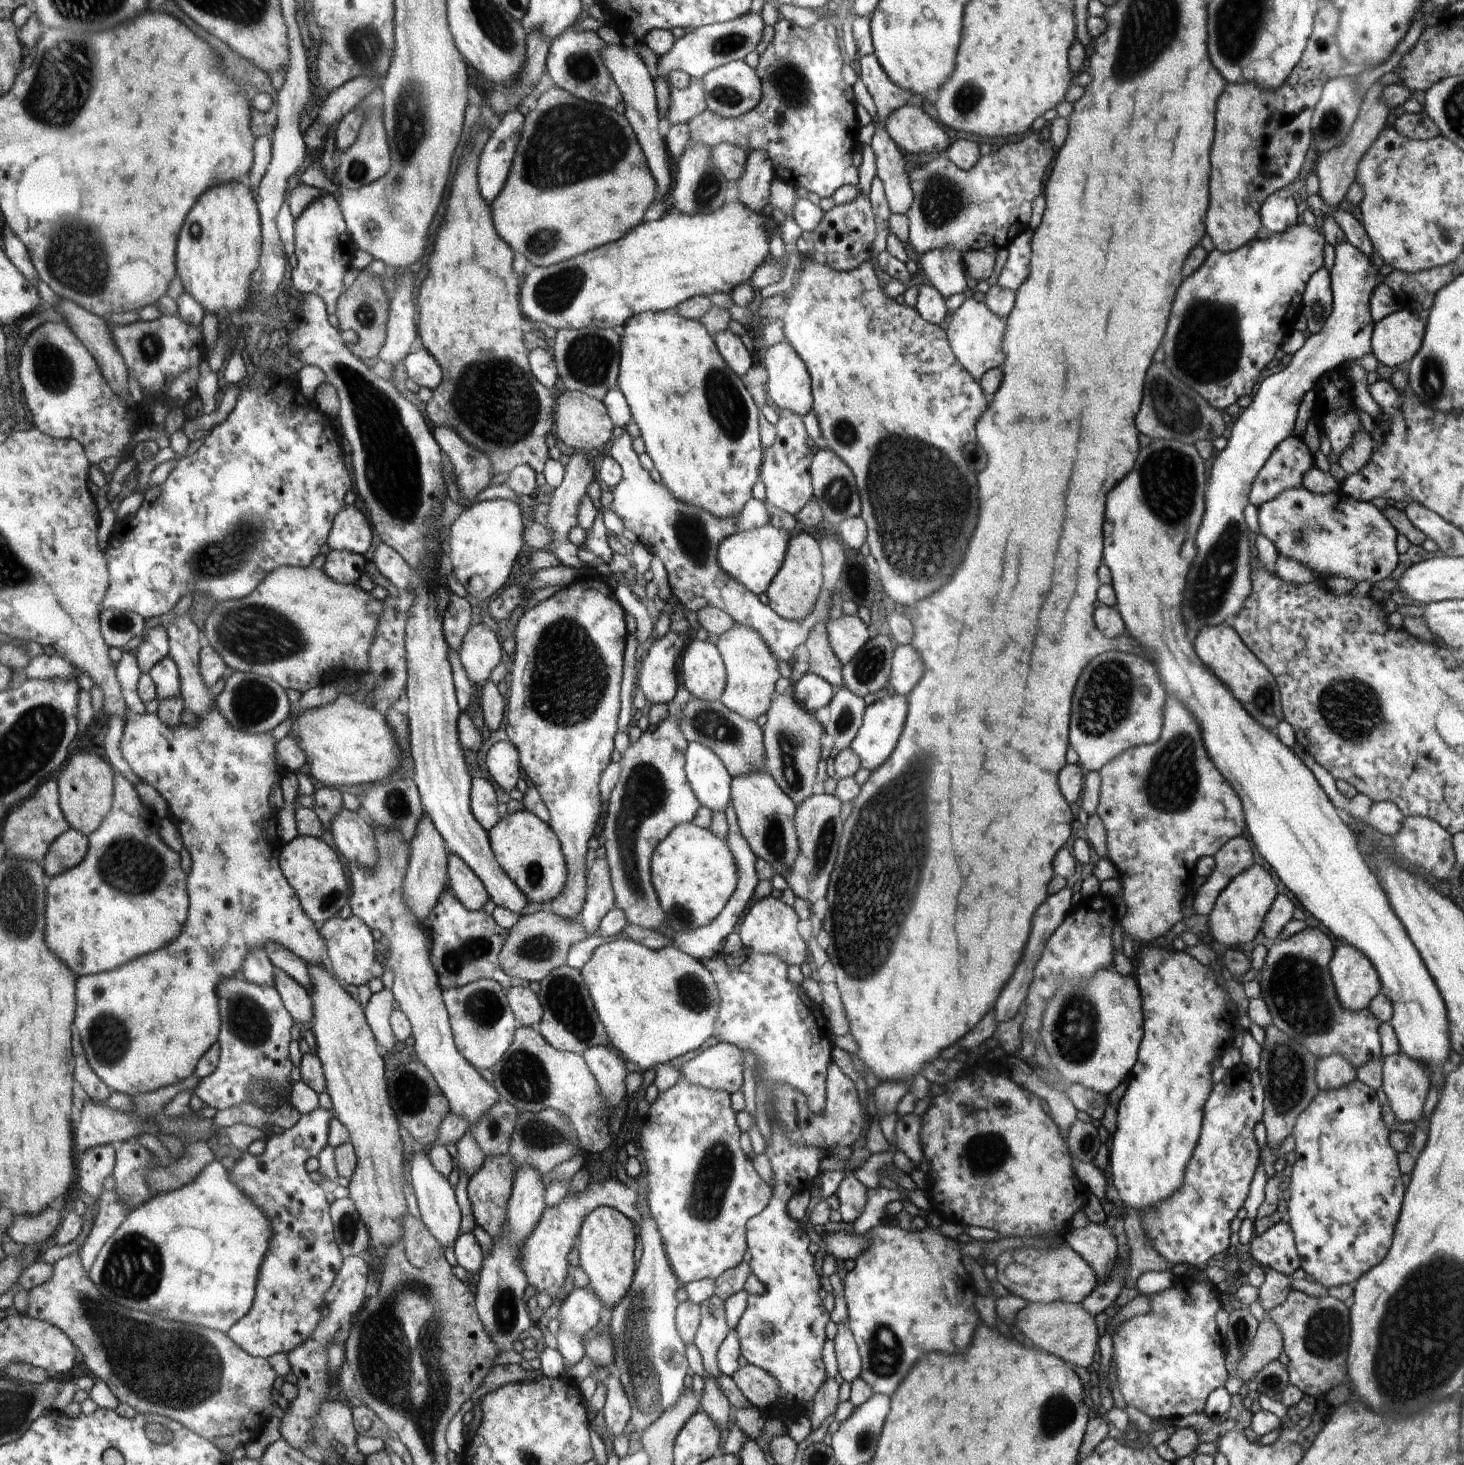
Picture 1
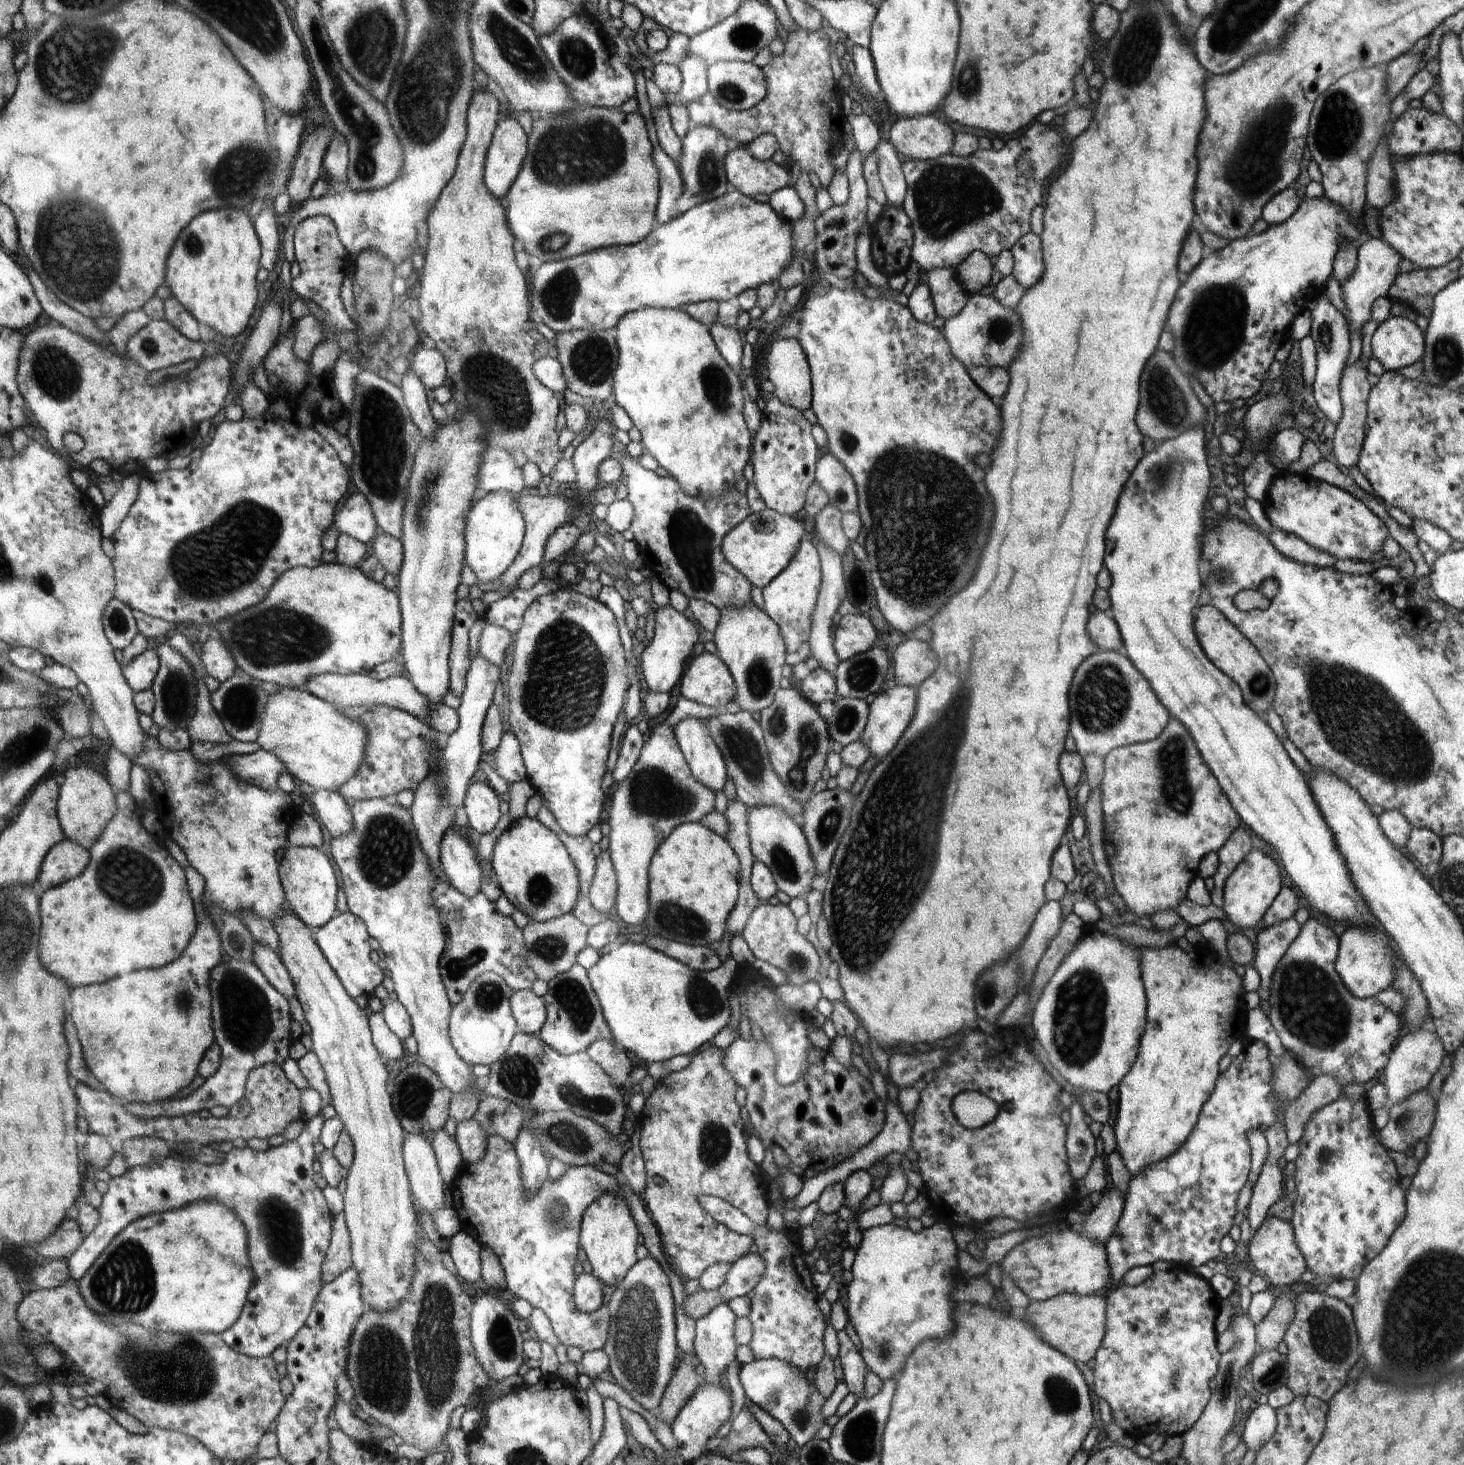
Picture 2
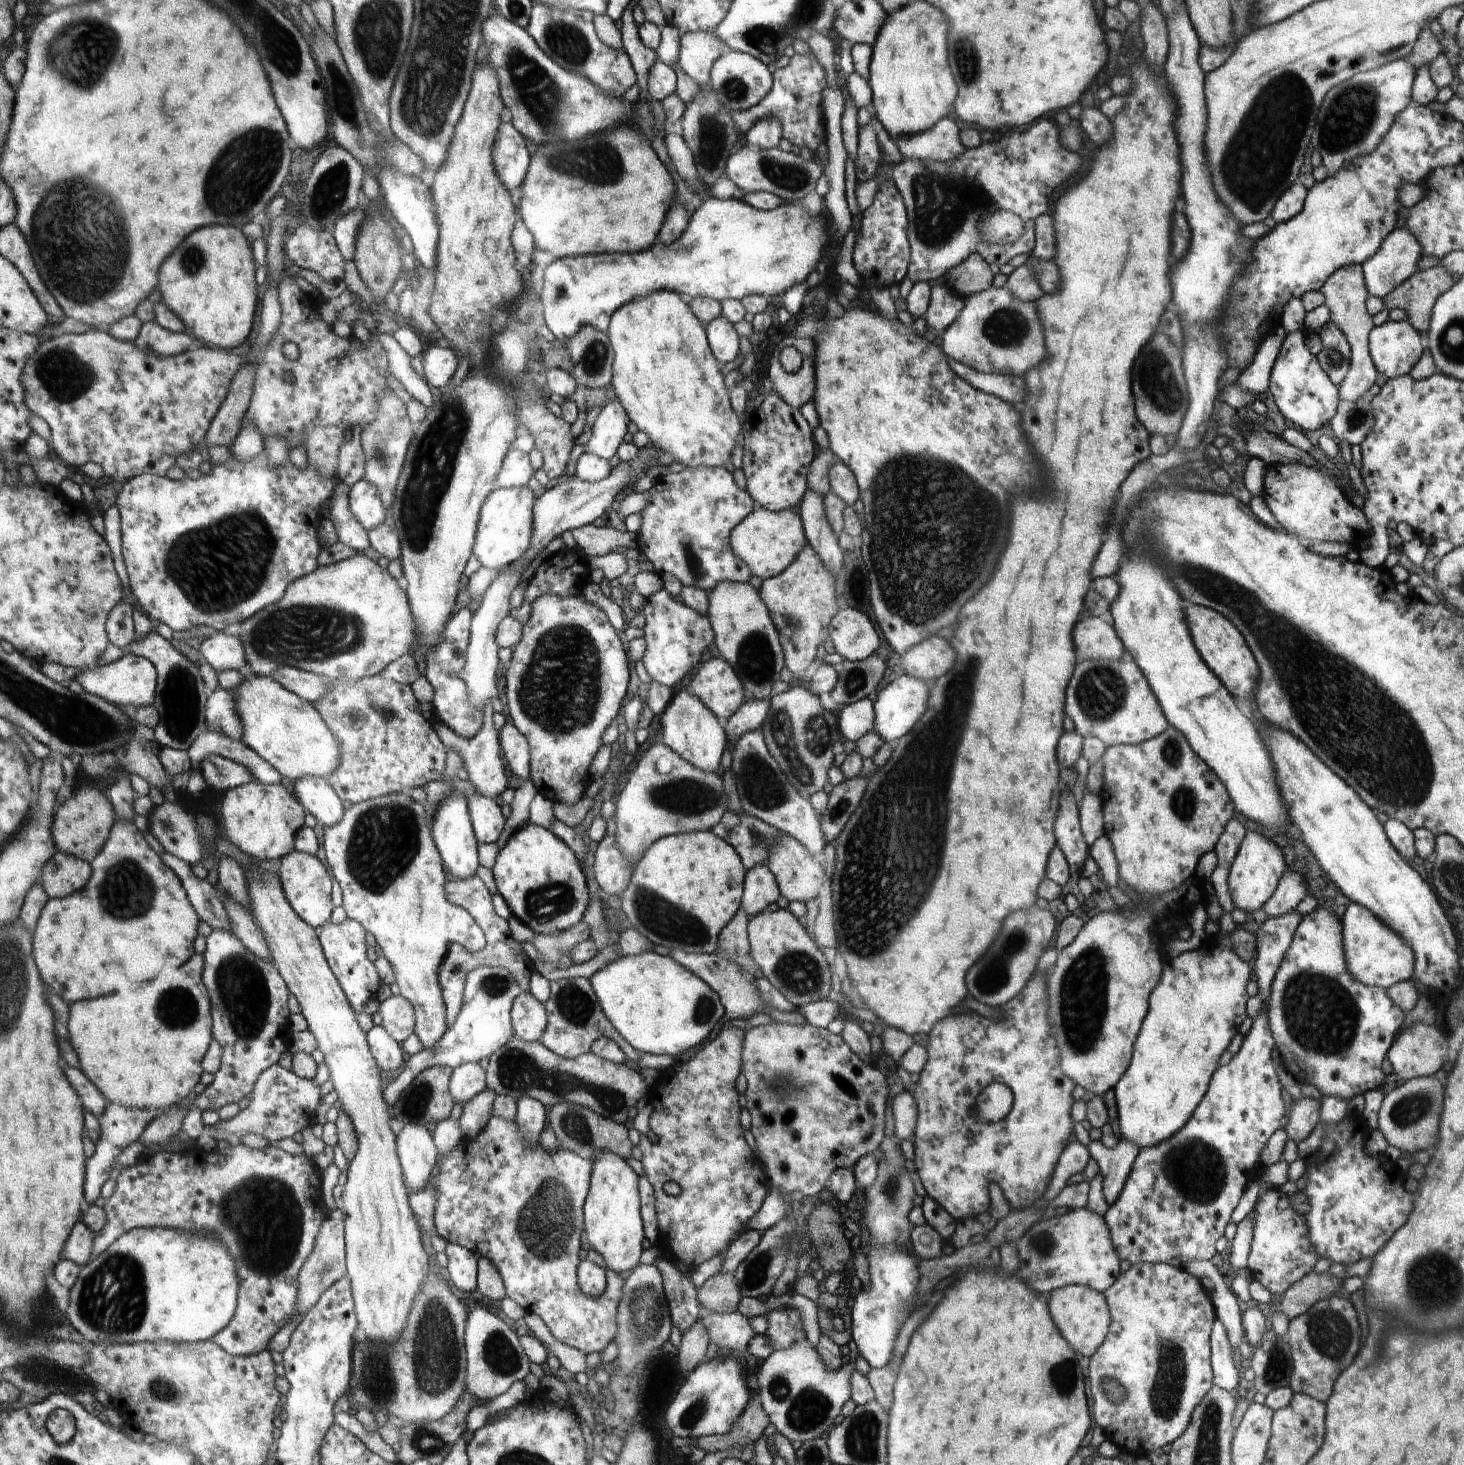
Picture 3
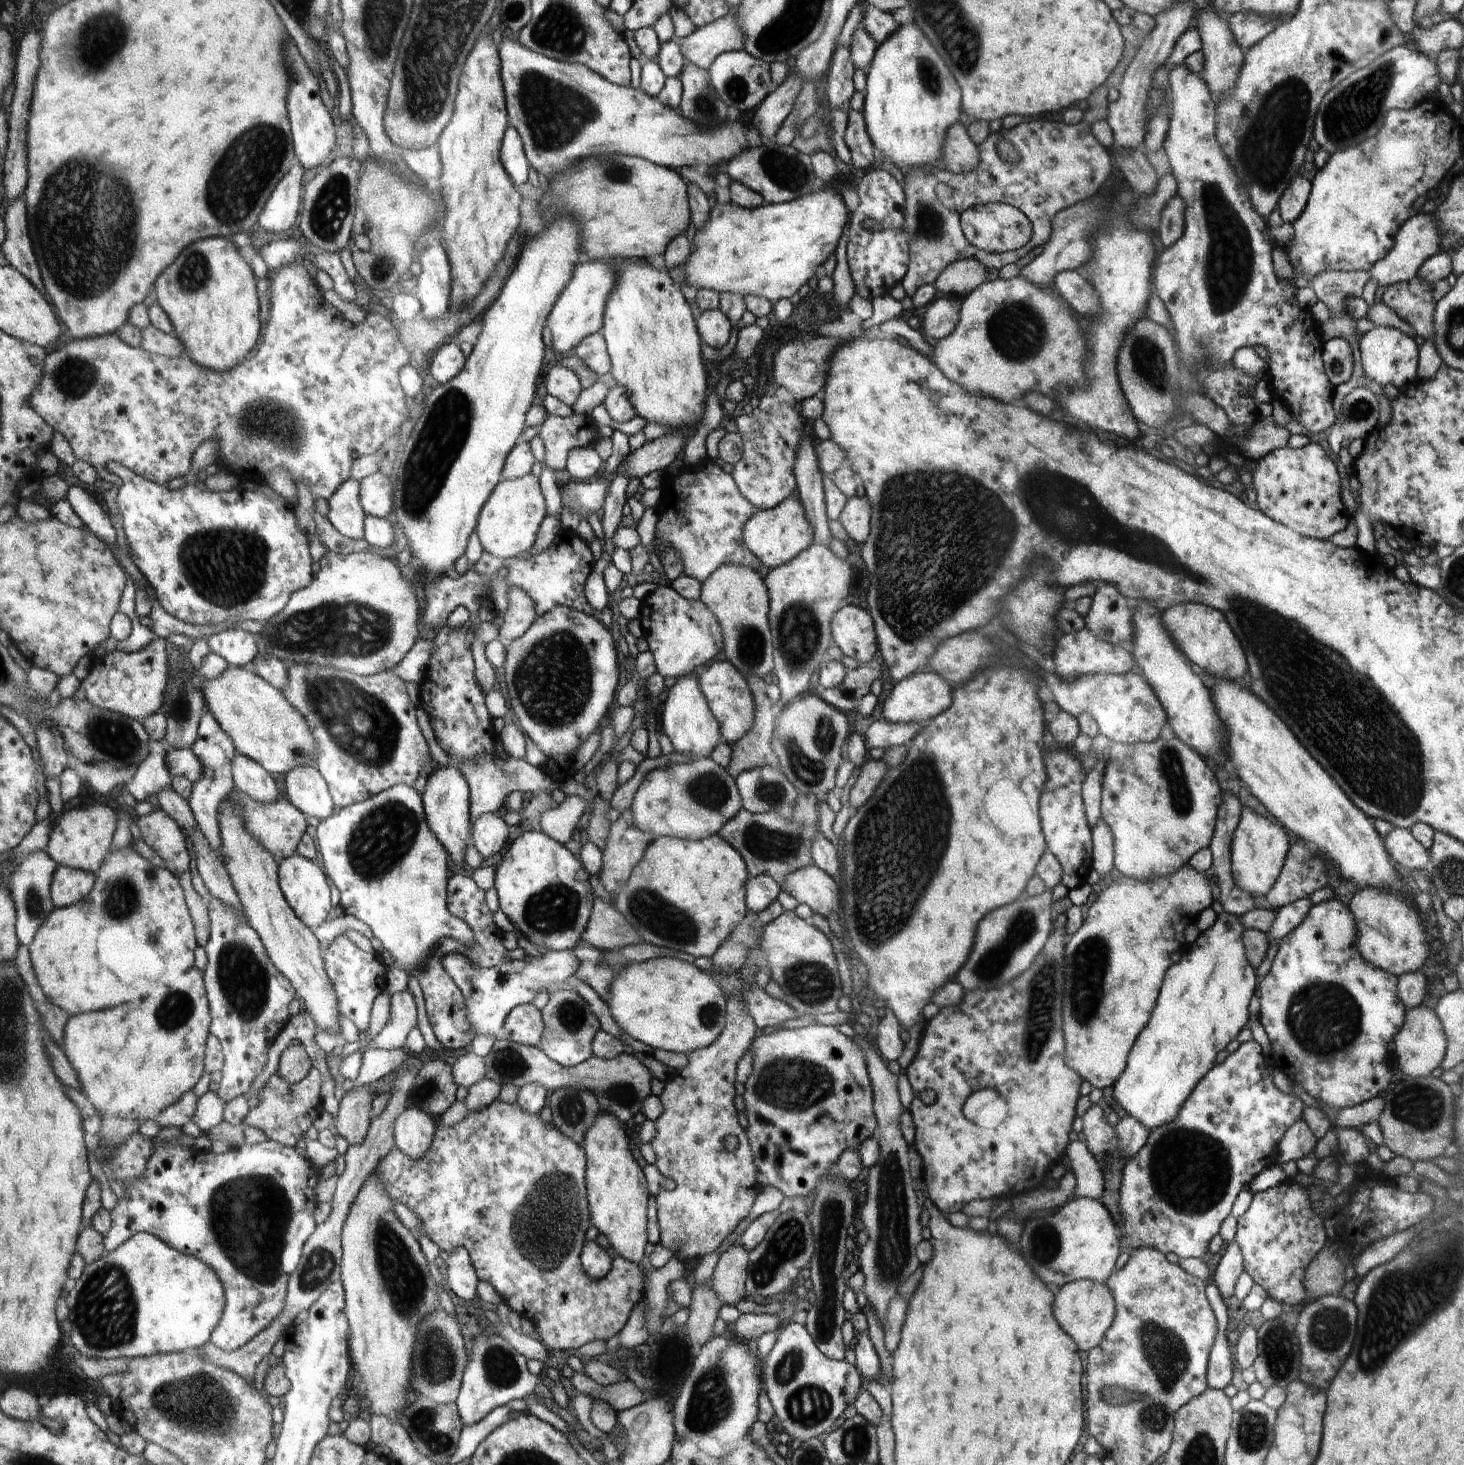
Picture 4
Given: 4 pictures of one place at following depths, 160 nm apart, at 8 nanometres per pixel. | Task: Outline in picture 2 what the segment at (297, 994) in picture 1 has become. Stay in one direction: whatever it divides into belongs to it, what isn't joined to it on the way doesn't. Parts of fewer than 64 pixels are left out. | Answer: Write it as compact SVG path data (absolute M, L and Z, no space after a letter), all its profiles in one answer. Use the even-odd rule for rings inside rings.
M254 940L251 948L251 960L254 961L260 972L275 986L281 995L289 999L295 995L295 988L292 977L280 956L276 954L269 946Z

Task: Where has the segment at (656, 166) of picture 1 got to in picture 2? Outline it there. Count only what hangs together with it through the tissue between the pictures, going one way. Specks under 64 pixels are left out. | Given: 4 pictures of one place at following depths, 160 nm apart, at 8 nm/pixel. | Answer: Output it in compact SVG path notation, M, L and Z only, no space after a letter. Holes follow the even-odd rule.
M660 147L654 152L654 164L660 173L656 220L662 226L680 216L676 210L676 200L683 193L684 186L677 164Z

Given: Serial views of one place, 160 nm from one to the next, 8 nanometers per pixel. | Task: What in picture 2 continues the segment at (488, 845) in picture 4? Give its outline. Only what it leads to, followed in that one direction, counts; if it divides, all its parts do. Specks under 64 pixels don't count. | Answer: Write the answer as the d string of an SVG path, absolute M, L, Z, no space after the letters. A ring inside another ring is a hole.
M484 782L468 785L463 805L470 827L476 835L492 832L500 820L500 800Z

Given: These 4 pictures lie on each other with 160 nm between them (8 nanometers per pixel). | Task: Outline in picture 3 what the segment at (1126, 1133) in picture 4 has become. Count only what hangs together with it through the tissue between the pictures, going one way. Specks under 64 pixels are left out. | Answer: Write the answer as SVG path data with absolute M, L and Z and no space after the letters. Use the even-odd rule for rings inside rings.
M1122 1139L1112 1148L1104 1147L1100 1141L1090 1141L1087 1145L1089 1154L1098 1162L1103 1176L1103 1194L1110 1206L1124 1186L1132 1165L1141 1151L1139 1146L1128 1139Z

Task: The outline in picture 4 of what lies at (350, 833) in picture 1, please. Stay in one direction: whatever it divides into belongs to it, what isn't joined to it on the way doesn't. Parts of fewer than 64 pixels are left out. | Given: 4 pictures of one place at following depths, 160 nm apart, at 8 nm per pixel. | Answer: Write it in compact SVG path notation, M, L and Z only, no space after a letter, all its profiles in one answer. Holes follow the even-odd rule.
M313 765L295 766L284 778L284 796L300 812L323 821L333 812L335 804L326 781Z

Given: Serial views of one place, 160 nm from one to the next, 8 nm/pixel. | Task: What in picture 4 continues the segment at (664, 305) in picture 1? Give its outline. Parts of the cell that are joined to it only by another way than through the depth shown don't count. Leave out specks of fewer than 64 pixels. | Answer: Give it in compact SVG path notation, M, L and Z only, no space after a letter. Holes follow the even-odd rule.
M830 187L813 192L808 196L792 199L787 203L768 204L758 208L744 208L732 202L711 207L708 222L696 231L694 251L689 254L678 277L698 289L712 289L720 293L734 293L740 296L758 295L776 302L788 299L798 292L822 266L822 262L834 252L834 242L840 240L844 226L848 224L850 212L842 199L841 192ZM612 261L585 262L577 265L573 278L559 296L547 325L552 334L551 348L562 354L572 354L584 339L594 335L603 328L603 314L607 306L608 295L615 287L615 269Z

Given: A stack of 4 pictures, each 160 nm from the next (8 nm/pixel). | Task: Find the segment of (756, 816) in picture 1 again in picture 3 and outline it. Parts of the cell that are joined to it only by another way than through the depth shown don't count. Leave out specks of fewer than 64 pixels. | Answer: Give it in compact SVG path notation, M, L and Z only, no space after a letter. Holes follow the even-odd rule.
M785 834L767 862L781 895L788 902L799 900L808 903L808 900L814 900L818 896L824 874L820 874L820 868L816 866L816 862L812 862L810 852L794 837Z

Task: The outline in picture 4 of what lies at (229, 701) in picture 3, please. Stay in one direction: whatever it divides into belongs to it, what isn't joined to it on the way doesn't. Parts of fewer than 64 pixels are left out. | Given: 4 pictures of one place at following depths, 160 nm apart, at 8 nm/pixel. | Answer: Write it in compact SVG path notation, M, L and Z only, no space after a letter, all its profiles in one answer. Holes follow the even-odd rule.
M206 710L200 717L197 733L198 738L191 746L191 749L201 760L203 766L202 776L192 783L193 787L188 803L200 830L202 830L202 834L204 834L206 840L211 844L212 850L223 864L220 852L221 840L217 816L222 802L231 794L235 787L233 783L233 770L228 768L228 766L234 760L236 748L228 733L224 732L215 721L210 710Z

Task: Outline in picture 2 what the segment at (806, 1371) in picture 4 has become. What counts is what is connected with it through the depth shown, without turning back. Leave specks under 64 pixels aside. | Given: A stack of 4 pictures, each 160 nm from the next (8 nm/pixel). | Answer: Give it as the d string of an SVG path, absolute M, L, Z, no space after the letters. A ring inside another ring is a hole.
M756 1359L741 1366L739 1379L748 1400L764 1409L774 1420L780 1421L798 1444L798 1449L810 1442L810 1438L824 1424L820 1406L824 1406L826 1397L821 1395L816 1384L806 1379L796 1365L780 1359Z

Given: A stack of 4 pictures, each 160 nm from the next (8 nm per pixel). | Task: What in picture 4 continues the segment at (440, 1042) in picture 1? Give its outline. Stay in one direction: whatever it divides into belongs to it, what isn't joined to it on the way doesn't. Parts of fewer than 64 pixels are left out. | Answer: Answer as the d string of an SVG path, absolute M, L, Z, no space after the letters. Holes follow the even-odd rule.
M398 783L370 799L341 808L316 827L316 844L322 854L324 870L340 892L339 905L345 914L352 914L368 924L373 936L394 958L394 967L405 970L408 976L421 970L440 939L472 942L471 928L446 910L449 852L432 832L424 816L425 810L421 794L412 785Z

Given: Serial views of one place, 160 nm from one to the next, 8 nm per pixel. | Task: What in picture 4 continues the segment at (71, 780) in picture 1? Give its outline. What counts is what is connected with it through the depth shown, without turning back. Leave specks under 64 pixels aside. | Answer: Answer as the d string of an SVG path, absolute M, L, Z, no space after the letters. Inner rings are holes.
M96 803L89 808L73 808L56 820L47 851L59 865L96 874L110 850L114 828L116 816L108 806Z

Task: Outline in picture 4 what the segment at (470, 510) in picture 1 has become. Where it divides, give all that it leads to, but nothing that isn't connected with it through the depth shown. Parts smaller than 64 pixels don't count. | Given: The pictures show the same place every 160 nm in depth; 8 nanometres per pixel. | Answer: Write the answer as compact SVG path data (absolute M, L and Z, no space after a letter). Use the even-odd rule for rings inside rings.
M530 472L520 478L505 478L491 492L483 510L479 512L479 527L476 528L476 534L483 550L511 562L512 559L528 553L534 546L544 516L544 496L534 474Z

